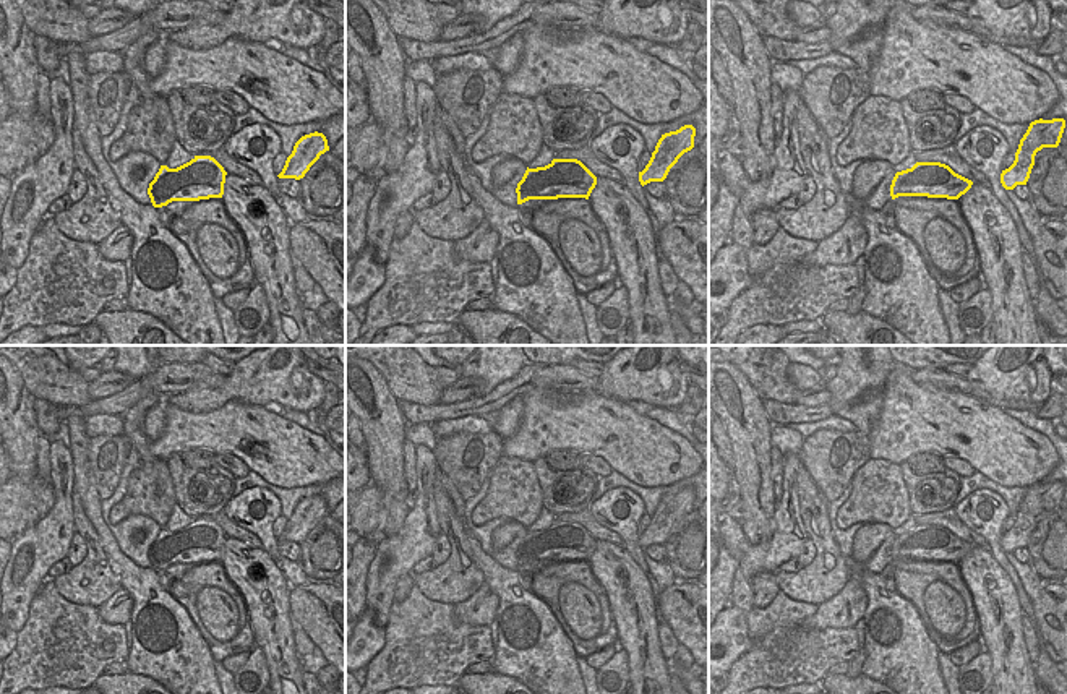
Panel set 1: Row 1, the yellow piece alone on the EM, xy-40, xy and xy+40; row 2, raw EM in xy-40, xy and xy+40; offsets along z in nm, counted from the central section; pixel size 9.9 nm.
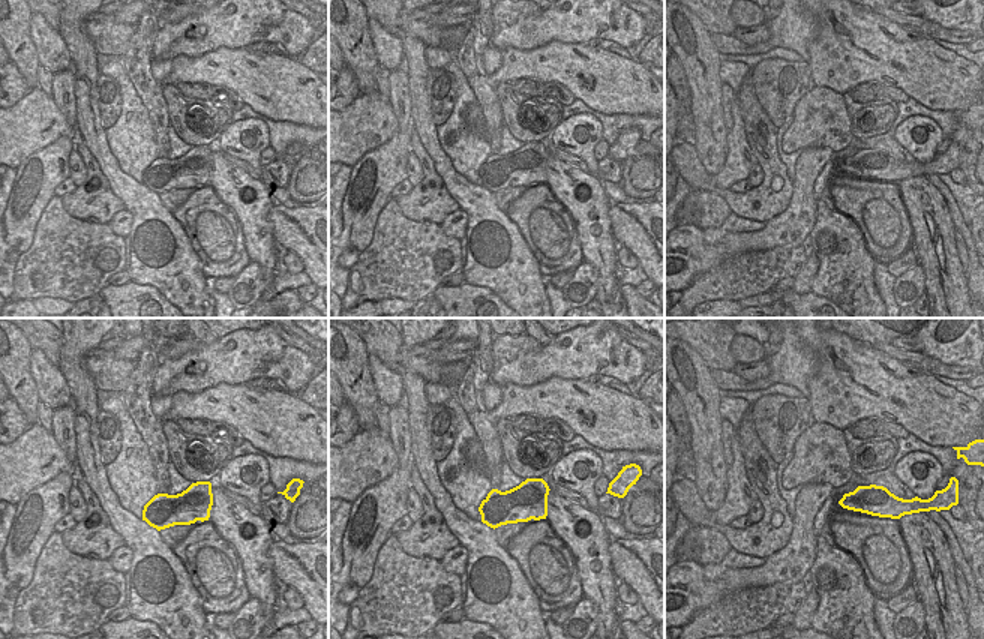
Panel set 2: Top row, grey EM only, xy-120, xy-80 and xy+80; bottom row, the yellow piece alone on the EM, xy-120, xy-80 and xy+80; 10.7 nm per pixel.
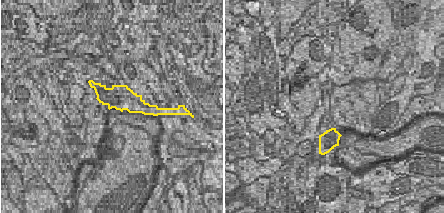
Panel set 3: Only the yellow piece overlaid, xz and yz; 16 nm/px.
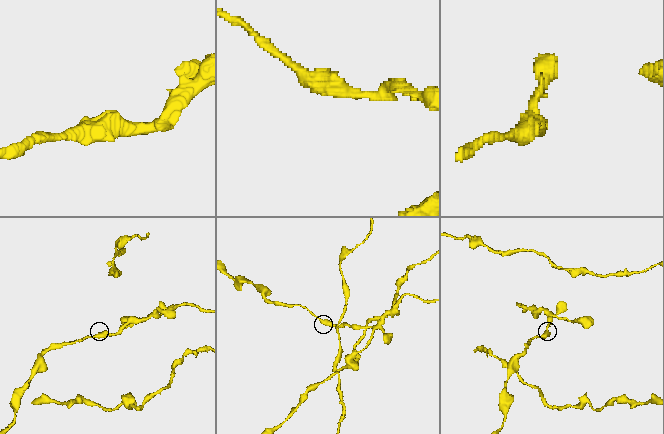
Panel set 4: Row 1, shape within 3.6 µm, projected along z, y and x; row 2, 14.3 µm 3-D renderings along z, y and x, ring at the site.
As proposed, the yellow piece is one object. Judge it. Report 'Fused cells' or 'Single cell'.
Fused cells.

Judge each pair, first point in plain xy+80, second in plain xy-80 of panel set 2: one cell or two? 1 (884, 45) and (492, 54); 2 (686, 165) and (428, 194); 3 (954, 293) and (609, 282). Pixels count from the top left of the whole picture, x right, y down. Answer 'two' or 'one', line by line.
1: two
2: one
3: one

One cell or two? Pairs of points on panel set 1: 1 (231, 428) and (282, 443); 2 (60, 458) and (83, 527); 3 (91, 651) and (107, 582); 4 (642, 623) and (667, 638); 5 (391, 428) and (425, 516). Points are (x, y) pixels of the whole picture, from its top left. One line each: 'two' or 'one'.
1: one
2: two
3: two
4: two
5: two

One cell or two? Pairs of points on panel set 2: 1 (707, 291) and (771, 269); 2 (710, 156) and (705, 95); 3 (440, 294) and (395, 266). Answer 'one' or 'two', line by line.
1: one
2: one
3: two

